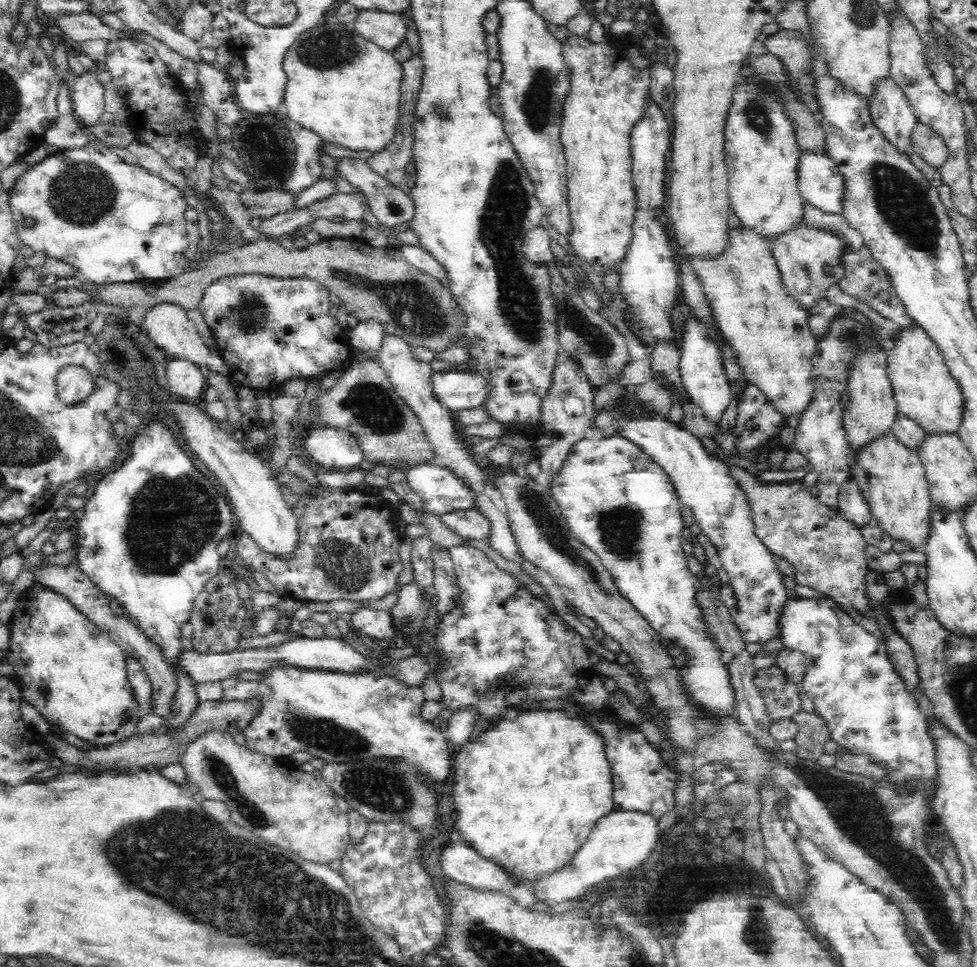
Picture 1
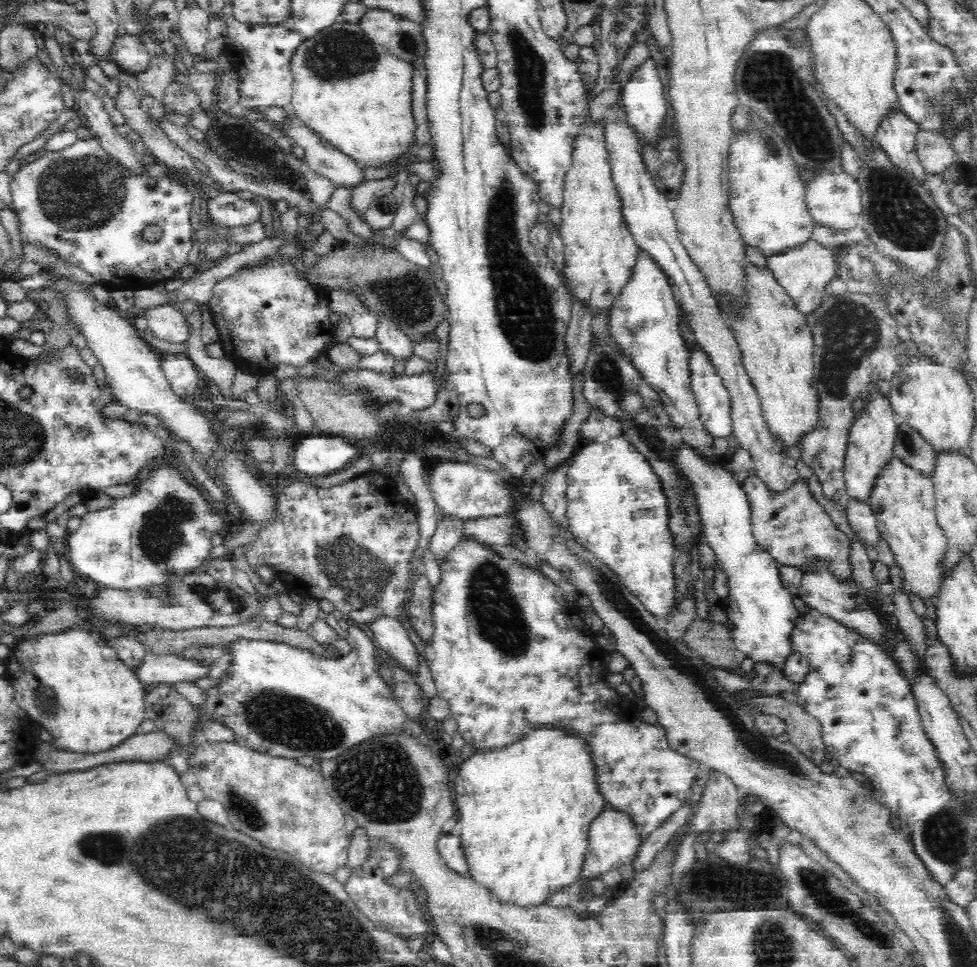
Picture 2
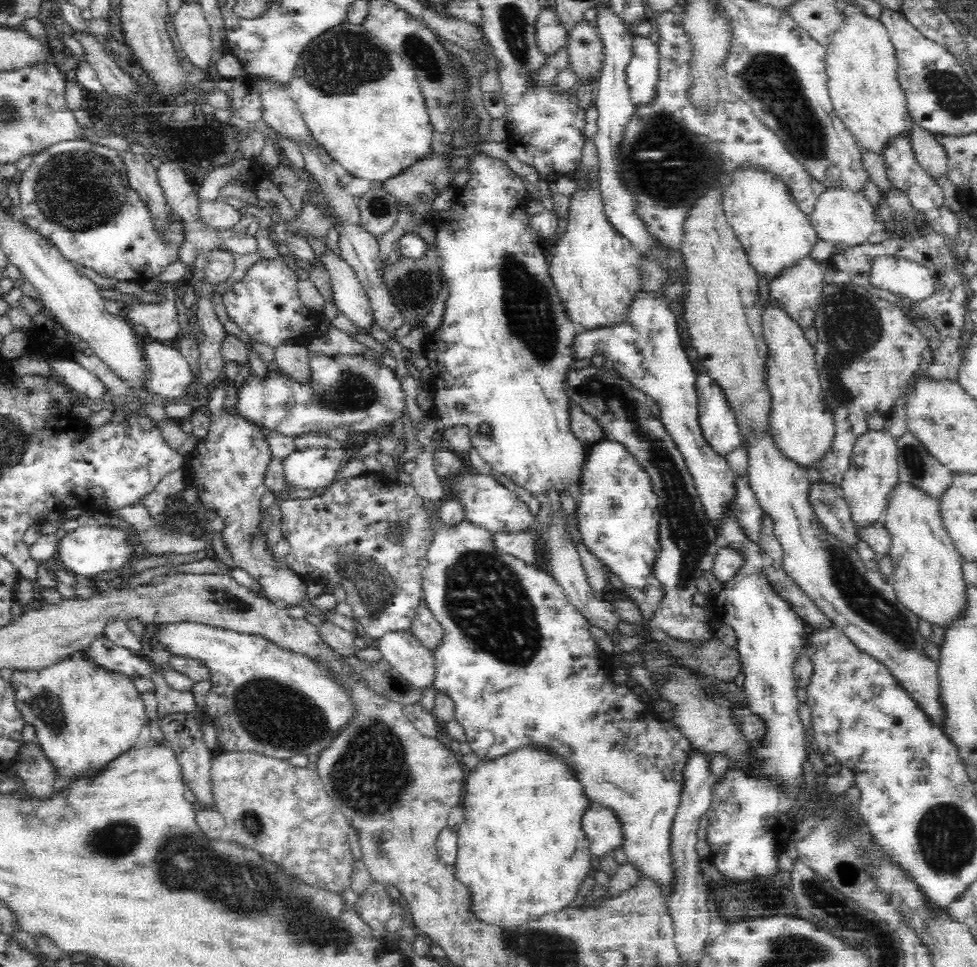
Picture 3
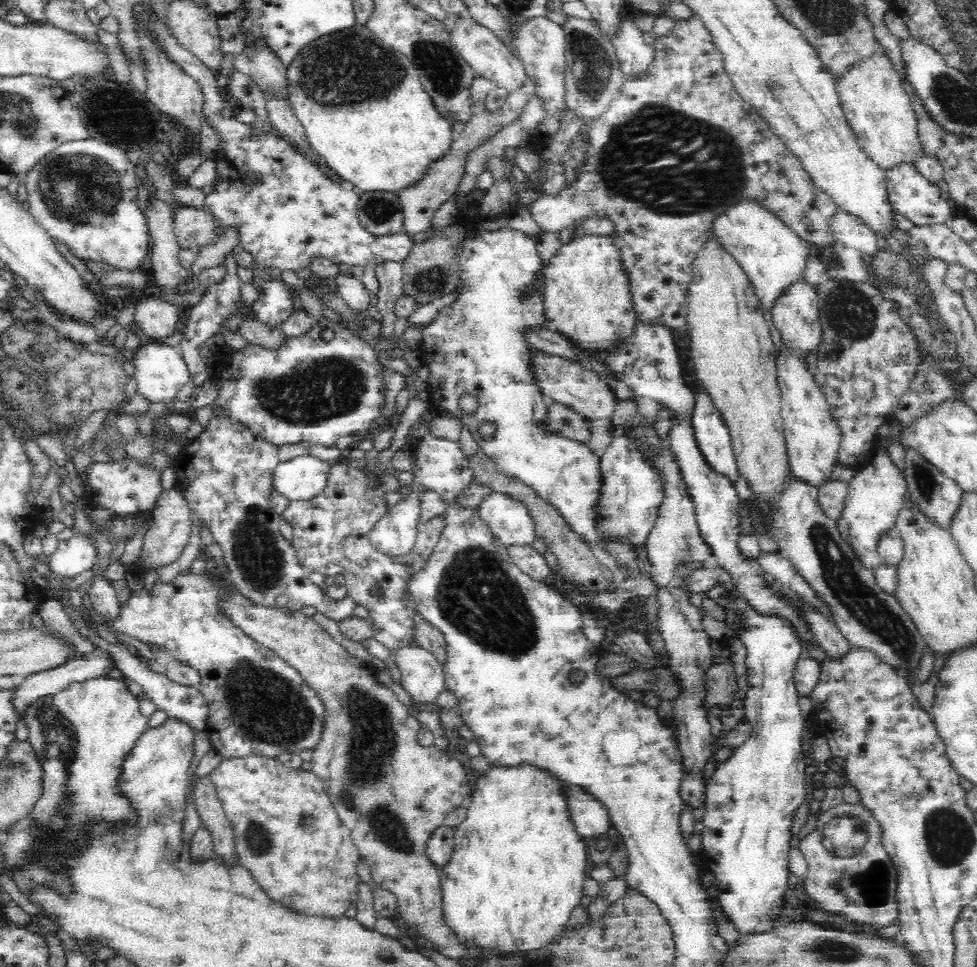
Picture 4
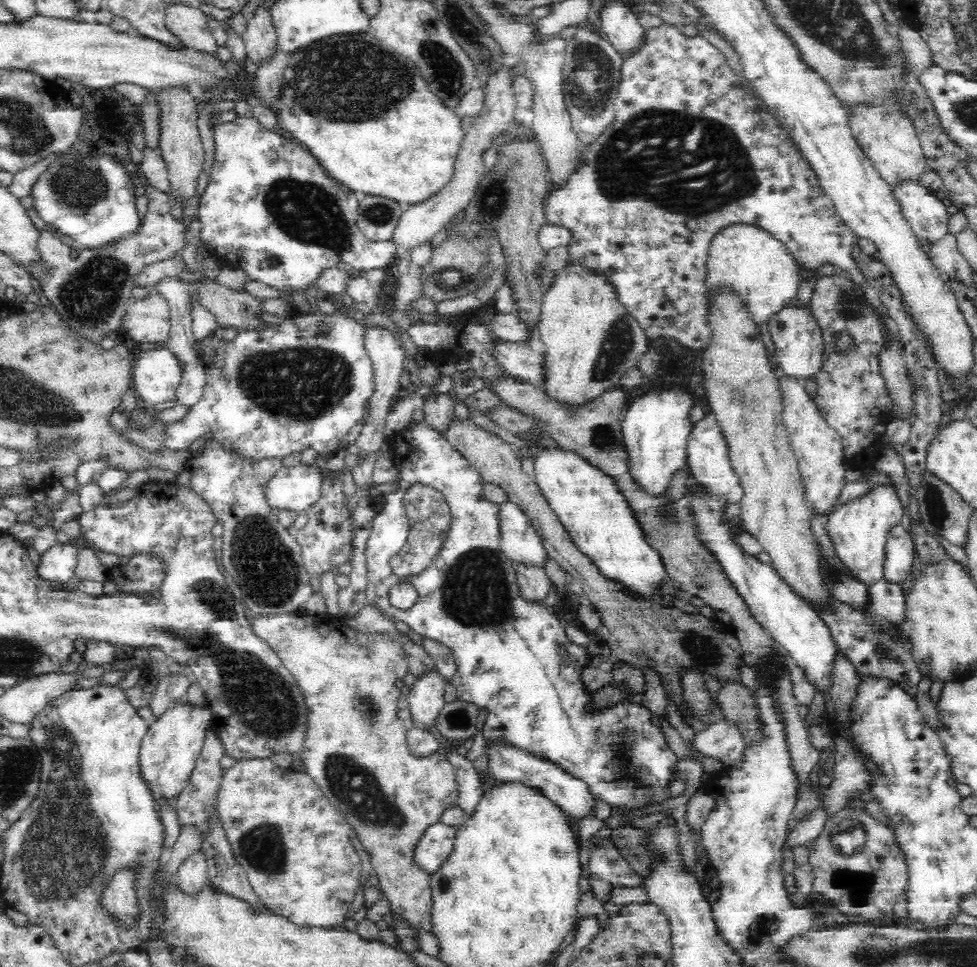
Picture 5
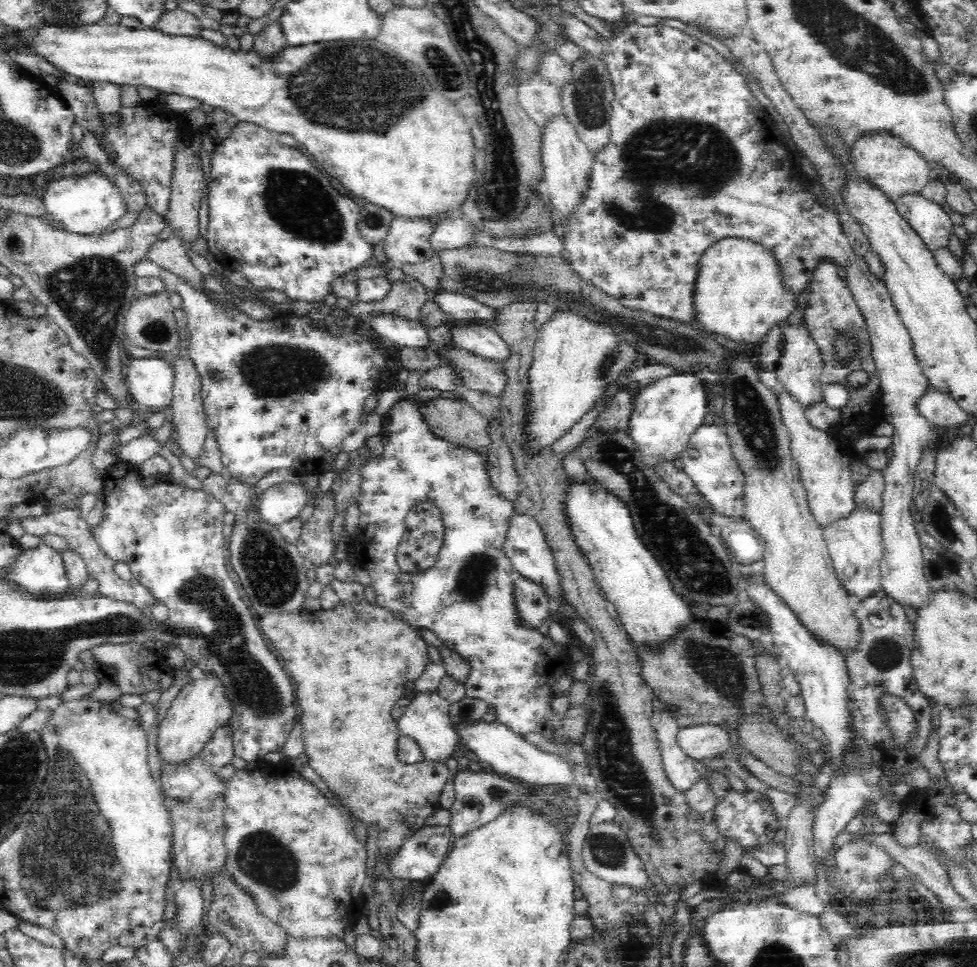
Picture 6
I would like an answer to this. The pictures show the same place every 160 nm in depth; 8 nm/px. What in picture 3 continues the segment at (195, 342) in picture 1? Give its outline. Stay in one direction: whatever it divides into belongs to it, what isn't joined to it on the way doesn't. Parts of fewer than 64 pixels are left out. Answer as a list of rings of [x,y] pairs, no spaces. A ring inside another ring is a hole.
[[[168,294],[162,304],[130,302],[126,317],[132,324],[146,327],[146,340],[164,342],[180,337],[175,300]]]

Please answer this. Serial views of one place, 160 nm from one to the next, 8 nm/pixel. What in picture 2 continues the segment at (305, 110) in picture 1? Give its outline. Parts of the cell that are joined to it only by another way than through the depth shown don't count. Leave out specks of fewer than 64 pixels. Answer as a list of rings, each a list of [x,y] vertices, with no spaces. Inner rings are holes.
[[[342,18],[319,30],[314,38],[305,40],[290,60],[293,72],[291,112],[320,138],[354,158],[360,166],[379,168],[393,161],[415,138],[411,108],[413,66],[389,54],[384,46],[372,43],[359,23],[344,22]]]

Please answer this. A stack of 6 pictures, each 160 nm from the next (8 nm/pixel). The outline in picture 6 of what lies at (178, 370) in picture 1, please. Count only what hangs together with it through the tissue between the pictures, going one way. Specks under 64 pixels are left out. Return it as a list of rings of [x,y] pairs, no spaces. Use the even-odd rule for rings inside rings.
[[[162,355],[156,358],[128,358],[124,376],[126,387],[135,403],[144,405],[147,410],[159,409],[171,404],[175,372],[172,364],[168,363],[166,359],[162,359]]]

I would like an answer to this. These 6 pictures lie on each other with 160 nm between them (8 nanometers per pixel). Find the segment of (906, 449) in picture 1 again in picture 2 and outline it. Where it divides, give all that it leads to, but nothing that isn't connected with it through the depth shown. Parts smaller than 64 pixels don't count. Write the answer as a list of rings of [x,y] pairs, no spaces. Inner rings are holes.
[[[892,456],[875,476],[867,503],[876,515],[878,533],[888,543],[894,560],[904,571],[906,593],[920,598],[935,598],[943,579],[943,568],[939,560],[947,551],[947,537],[937,523],[933,482],[920,470],[915,470],[900,458]]]

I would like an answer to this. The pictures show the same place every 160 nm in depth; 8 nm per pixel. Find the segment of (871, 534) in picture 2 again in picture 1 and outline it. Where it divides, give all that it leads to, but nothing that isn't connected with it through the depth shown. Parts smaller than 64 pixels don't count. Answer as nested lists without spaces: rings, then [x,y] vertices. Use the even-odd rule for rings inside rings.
[[[852,480],[840,486],[836,508],[845,519],[855,522],[860,528],[872,518],[870,507],[863,497],[861,488]]]

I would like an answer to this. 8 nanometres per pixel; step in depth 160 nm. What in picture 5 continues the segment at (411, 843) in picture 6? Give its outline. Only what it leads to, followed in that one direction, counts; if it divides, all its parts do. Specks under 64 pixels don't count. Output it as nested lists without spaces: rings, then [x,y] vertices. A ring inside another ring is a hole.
[[[441,822],[429,826],[416,844],[416,863],[430,875],[435,874],[453,851],[456,831],[456,827]]]

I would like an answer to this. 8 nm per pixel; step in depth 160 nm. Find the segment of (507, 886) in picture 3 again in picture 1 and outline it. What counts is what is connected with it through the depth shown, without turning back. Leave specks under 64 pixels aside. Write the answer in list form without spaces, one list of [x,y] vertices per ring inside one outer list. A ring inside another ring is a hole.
[[[524,710],[491,725],[480,736],[463,744],[456,757],[453,757],[454,784],[452,789],[454,805],[458,814],[456,827],[460,832],[461,840],[468,842],[472,848],[482,854],[482,857],[494,860],[509,872],[520,875],[524,884],[534,882],[556,870],[562,870],[562,867],[572,860],[574,853],[586,842],[596,822],[615,811],[612,769],[606,754],[606,746],[604,735],[596,729],[592,721],[588,721],[584,715],[572,716],[566,710],[532,710],[532,712]]]

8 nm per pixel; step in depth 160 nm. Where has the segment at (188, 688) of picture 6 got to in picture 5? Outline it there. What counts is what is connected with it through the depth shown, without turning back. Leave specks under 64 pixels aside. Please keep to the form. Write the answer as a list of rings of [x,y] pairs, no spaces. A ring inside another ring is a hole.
[[[175,704],[164,711],[149,727],[140,741],[138,768],[142,782],[154,799],[157,812],[162,802],[175,804],[188,780],[192,777],[193,768],[200,756],[206,731],[211,726],[212,713],[207,705],[203,707],[192,704]]]

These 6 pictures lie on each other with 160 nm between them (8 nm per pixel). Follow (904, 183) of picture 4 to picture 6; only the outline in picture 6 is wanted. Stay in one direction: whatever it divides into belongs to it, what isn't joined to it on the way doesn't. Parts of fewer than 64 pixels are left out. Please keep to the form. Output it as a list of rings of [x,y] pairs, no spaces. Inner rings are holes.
[[[904,194],[896,198],[895,203],[896,209],[922,237],[930,251],[948,246],[954,223],[940,203],[926,199],[921,194]]]

